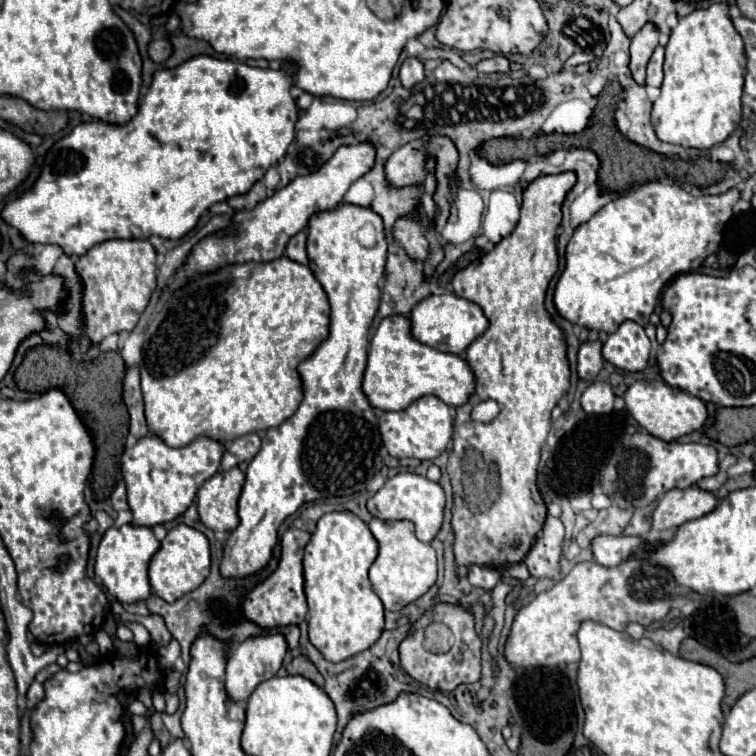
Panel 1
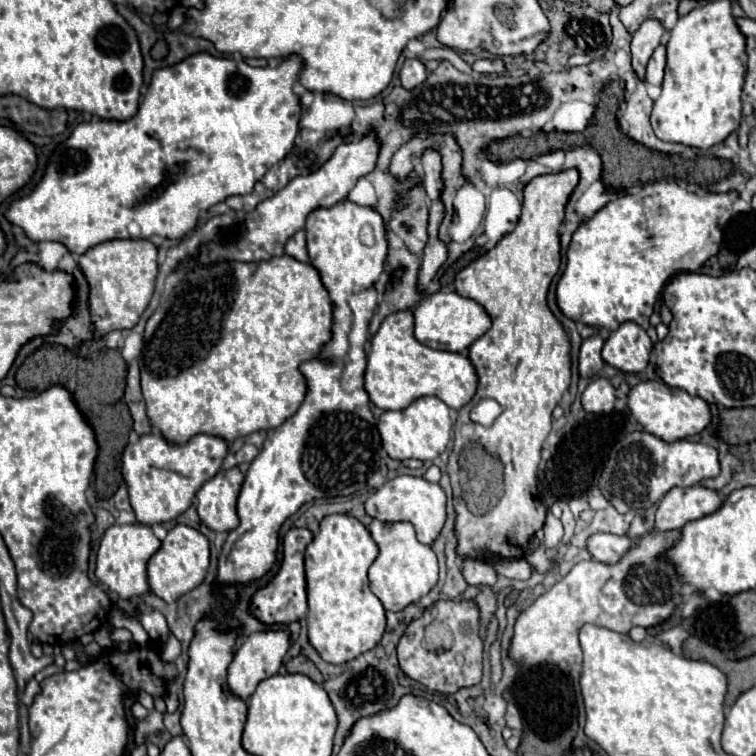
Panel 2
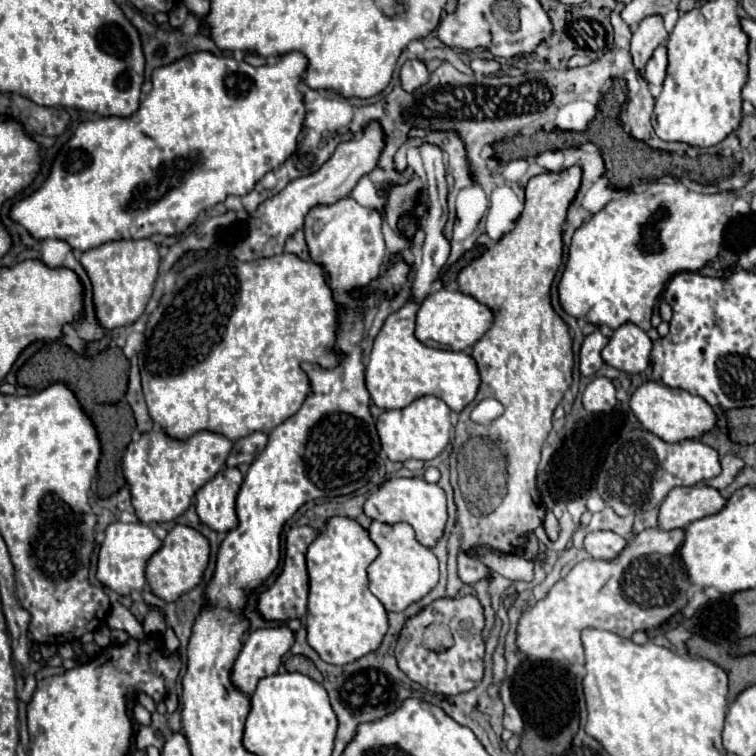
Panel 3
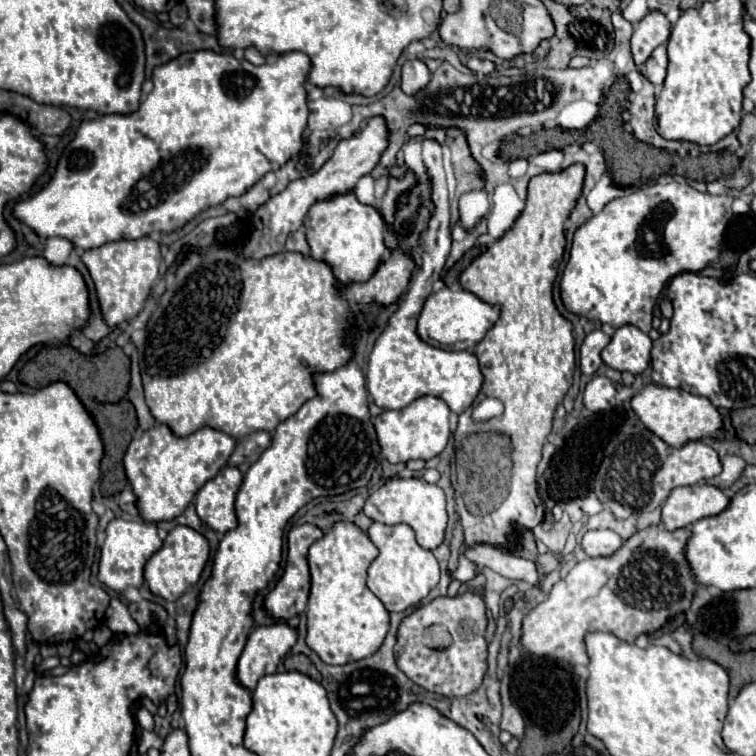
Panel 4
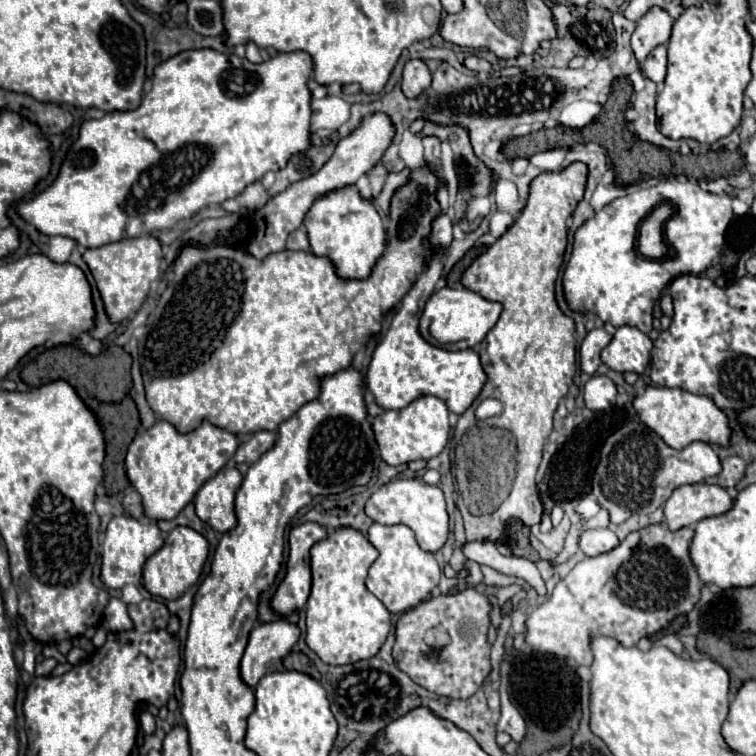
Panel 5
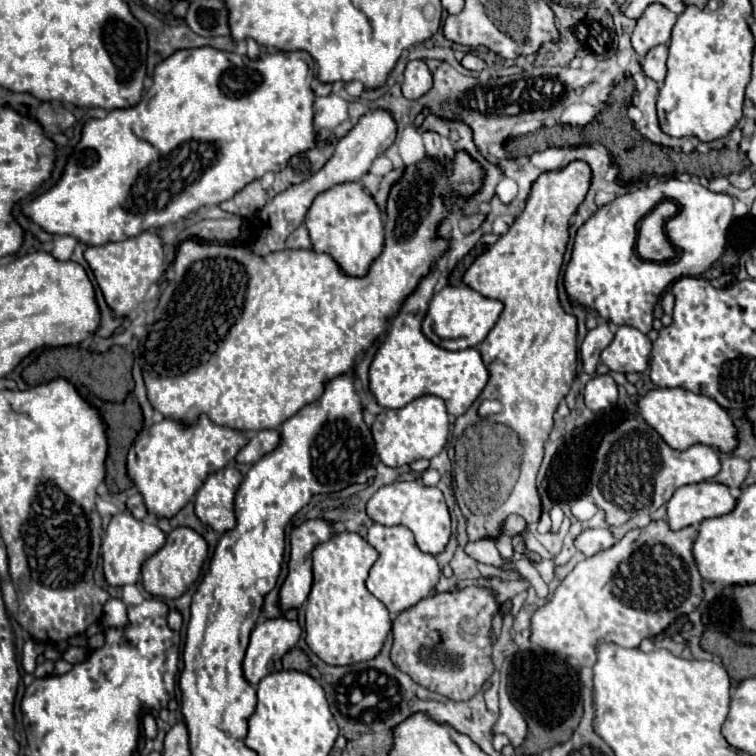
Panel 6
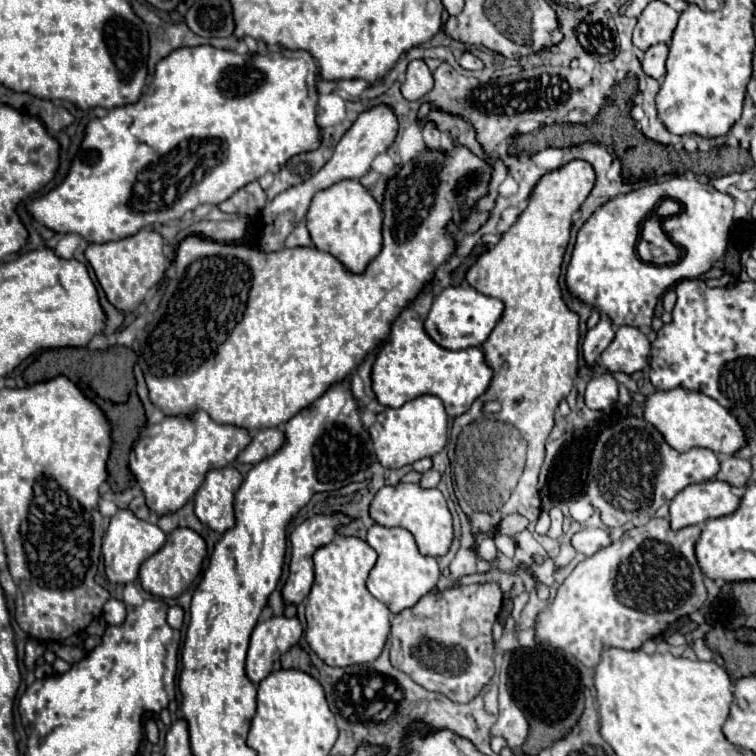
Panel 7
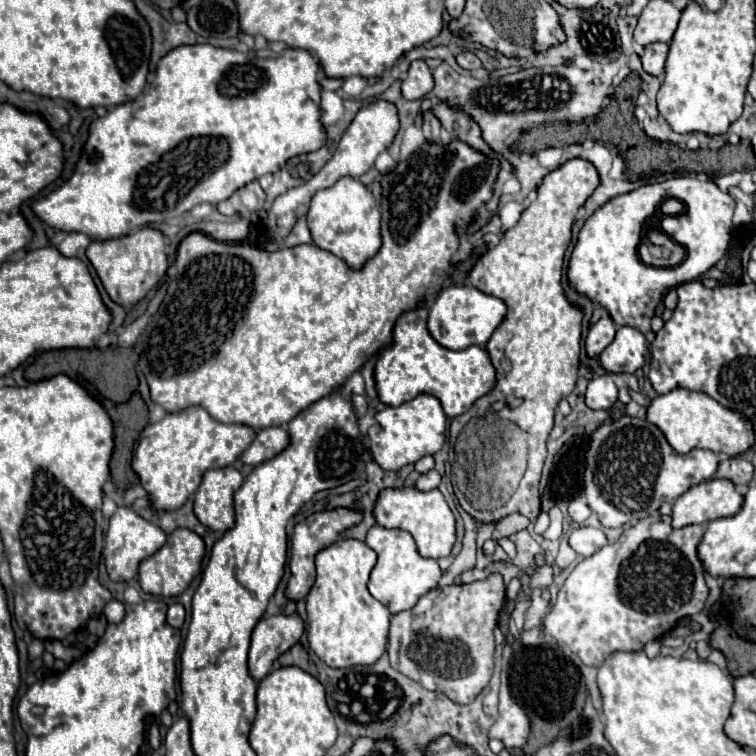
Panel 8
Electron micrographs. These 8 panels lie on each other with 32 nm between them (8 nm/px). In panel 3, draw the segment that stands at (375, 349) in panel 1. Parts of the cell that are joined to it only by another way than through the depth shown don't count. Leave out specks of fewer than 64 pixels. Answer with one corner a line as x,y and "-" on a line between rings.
406,302
398,312
386,318
384,328
374,340
374,348
366,366
366,388
372,396
372,402
384,410
406,408
416,398
430,394
442,398
450,410
462,412
474,400
480,388
476,360
468,352
436,350
422,344
414,336
418,308
418,302

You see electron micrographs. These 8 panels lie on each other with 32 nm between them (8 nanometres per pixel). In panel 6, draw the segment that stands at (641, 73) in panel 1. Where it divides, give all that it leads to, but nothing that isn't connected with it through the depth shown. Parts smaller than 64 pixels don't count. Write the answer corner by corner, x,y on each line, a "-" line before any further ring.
650,4
644,14
638,18
638,24
632,34
634,50
644,56
650,48
658,44
668,44
672,28
676,24
676,14
664,4

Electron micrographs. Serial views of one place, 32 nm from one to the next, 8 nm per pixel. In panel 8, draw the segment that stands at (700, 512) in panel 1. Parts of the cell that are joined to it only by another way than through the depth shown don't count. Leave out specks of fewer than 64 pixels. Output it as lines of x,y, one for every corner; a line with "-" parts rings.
714,478
690,488
674,502
672,526
684,528
690,524
708,524
716,518
734,516
740,512
744,496
732,480

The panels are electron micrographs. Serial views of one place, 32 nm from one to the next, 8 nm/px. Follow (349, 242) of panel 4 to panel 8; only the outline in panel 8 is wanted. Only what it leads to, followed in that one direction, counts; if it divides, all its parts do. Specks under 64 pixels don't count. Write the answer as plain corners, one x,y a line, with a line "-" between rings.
344,176
334,186
316,192
316,196
312,196
306,218
314,244
322,250
336,254
352,268
362,268
362,264
372,258
382,246
378,202
356,178

